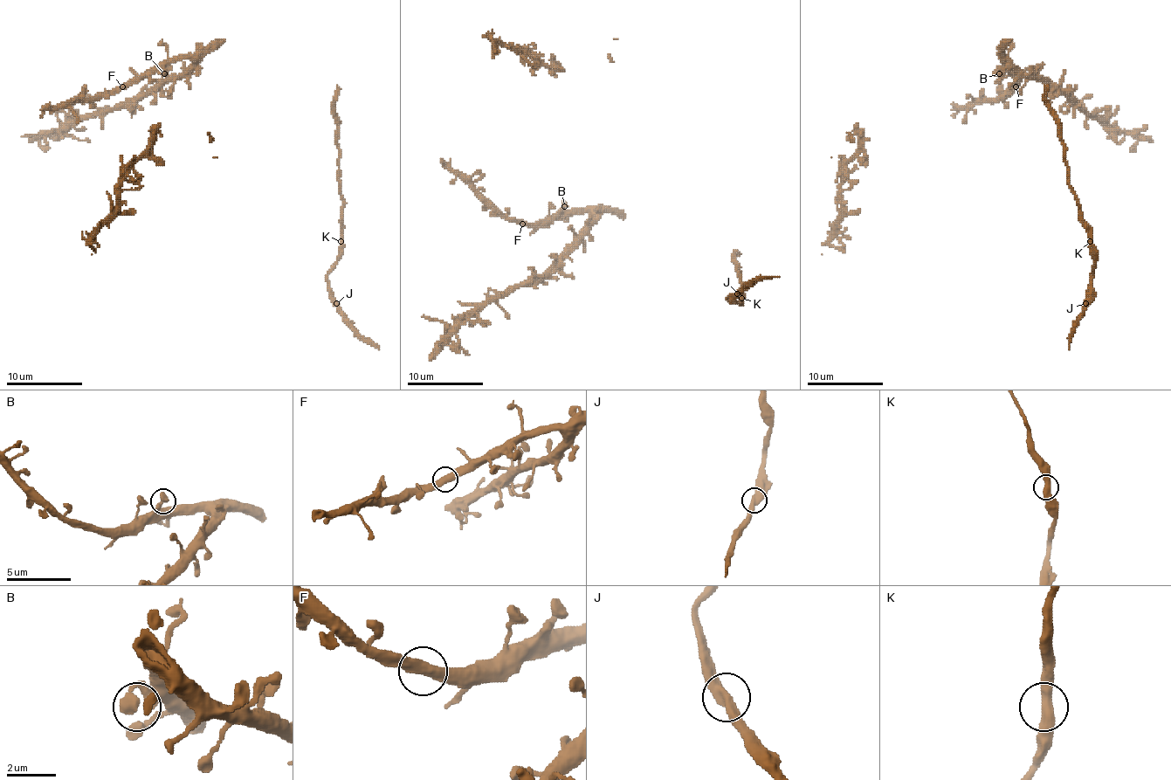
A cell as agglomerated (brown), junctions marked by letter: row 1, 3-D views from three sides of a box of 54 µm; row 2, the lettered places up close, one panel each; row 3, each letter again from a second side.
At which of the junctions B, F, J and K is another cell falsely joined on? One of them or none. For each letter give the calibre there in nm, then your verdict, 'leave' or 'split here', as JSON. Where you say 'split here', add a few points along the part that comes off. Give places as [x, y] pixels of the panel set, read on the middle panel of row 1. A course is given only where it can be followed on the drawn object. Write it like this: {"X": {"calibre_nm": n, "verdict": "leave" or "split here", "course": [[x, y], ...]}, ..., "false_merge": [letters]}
{"B": {"calibre_nm": 500, "verdict": "leave"}, "F": {"calibre_nm": 460, "verdict": "leave"}, "J": {"calibre_nm": 460, "verdict": "leave"}, "K": {"calibre_nm": 460, "verdict": "leave"}, "false_merge": []}

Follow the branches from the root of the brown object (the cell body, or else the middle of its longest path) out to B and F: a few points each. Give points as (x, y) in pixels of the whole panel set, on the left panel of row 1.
B: (210, 47), (198, 49), (192, 54), (174, 57), (164, 65), (164, 73)
F: (210, 47), (198, 49), (192, 54), (174, 57), (122, 86)

